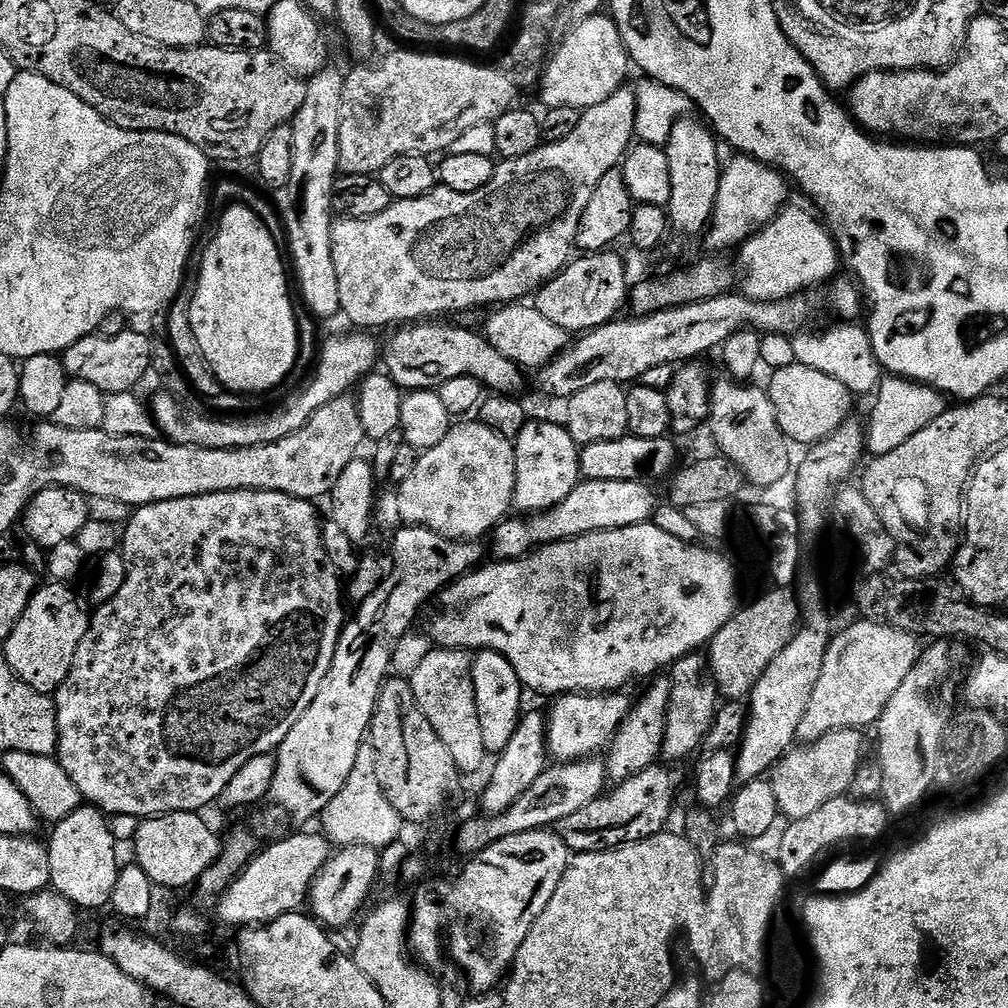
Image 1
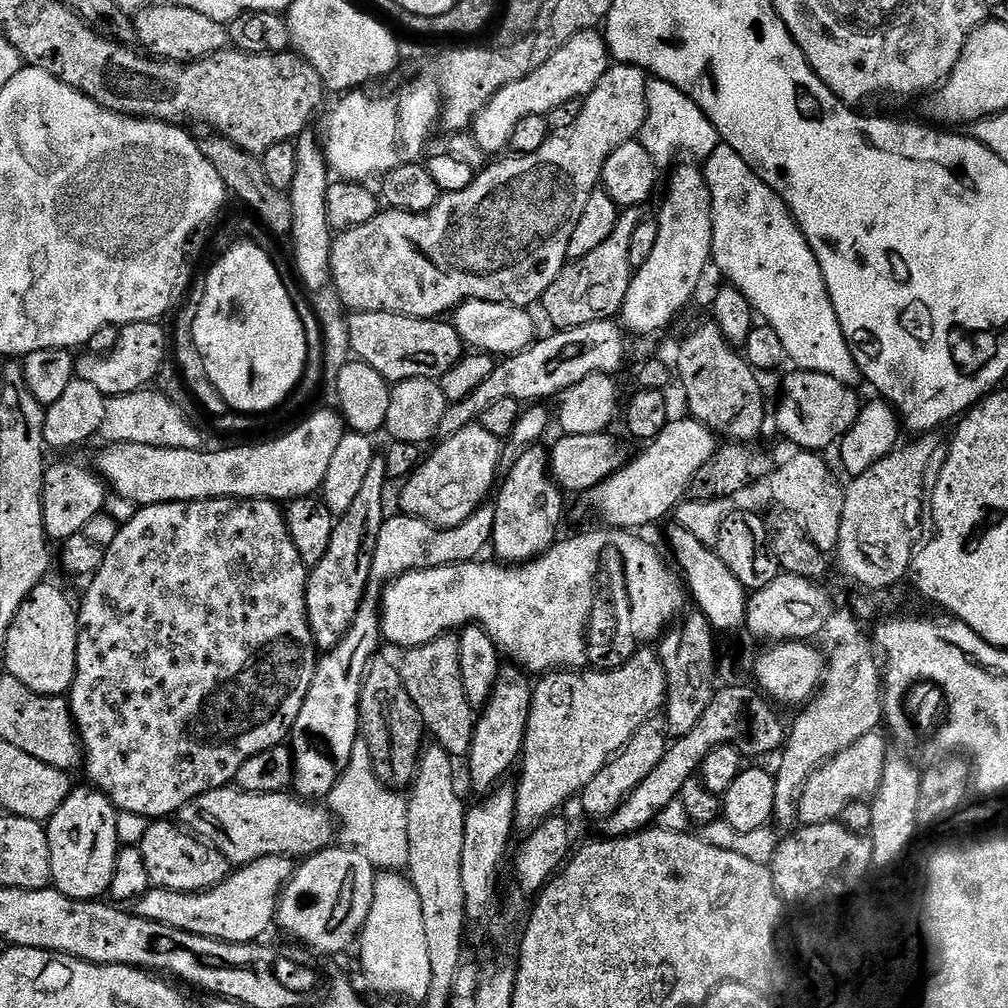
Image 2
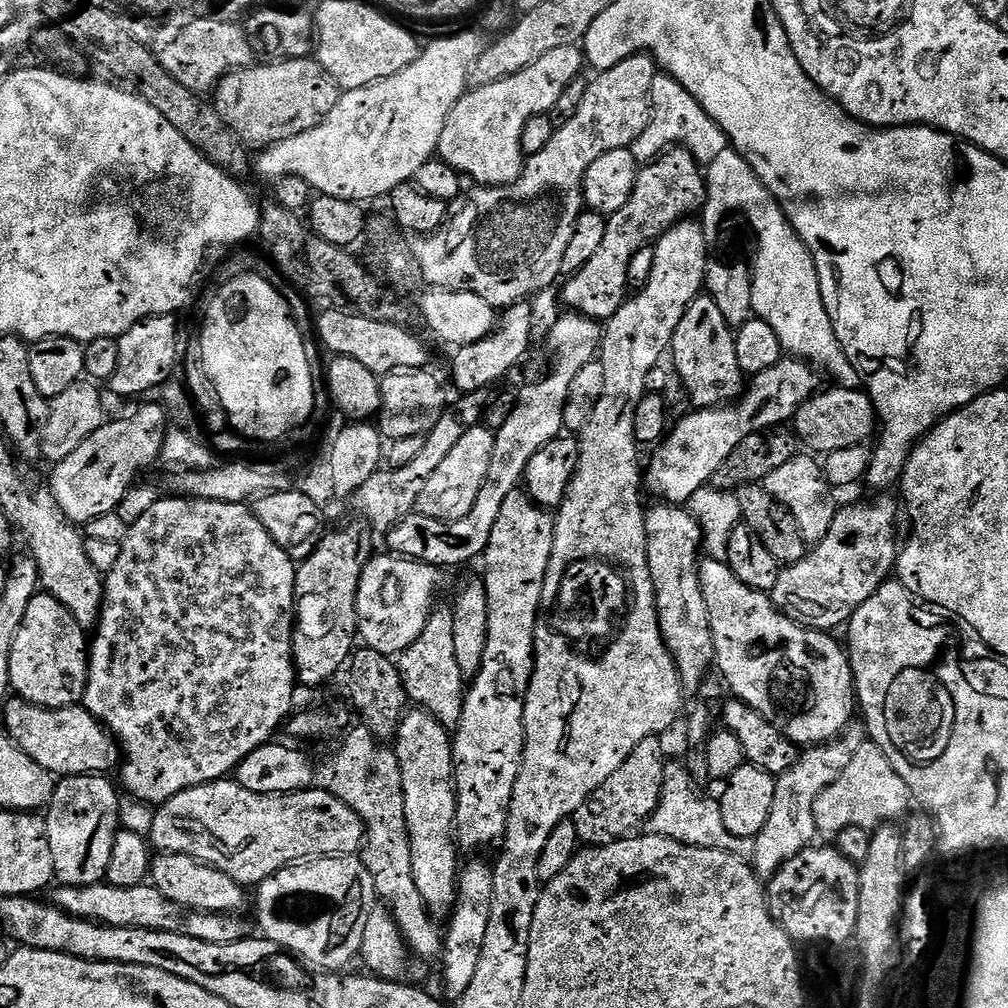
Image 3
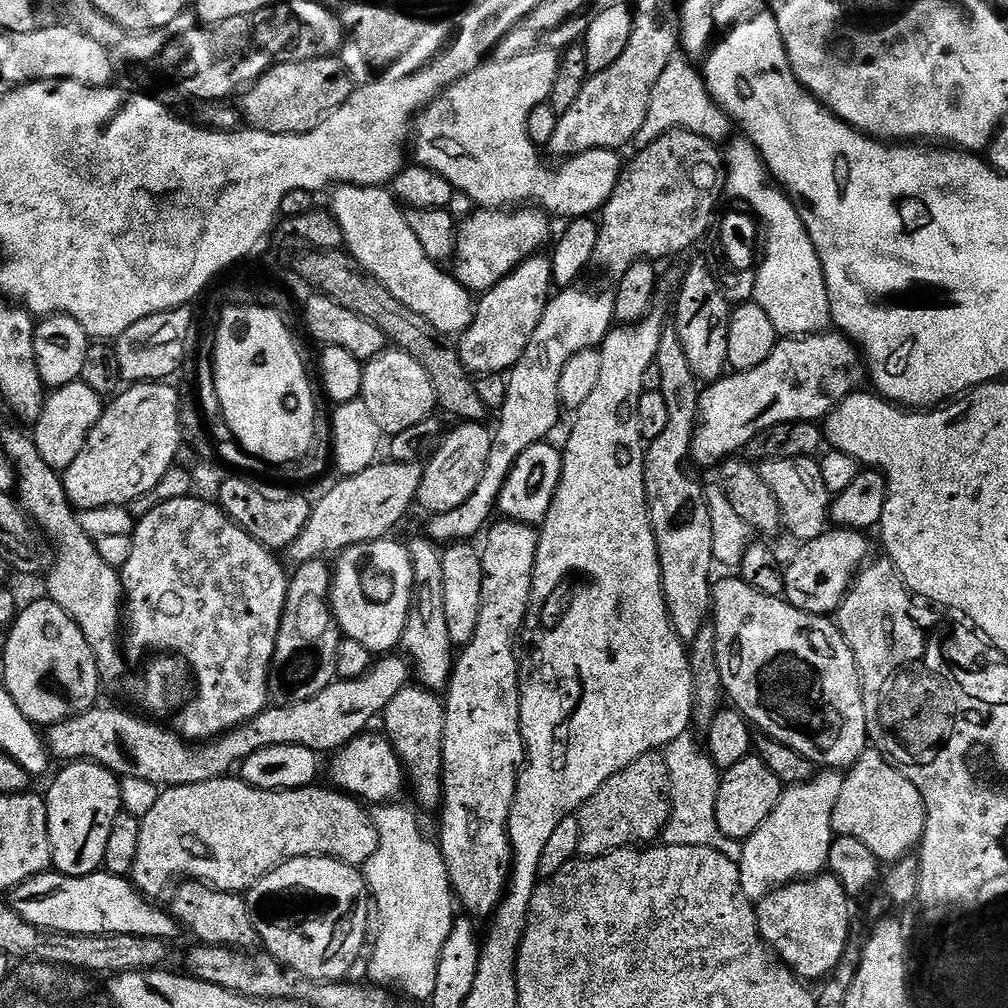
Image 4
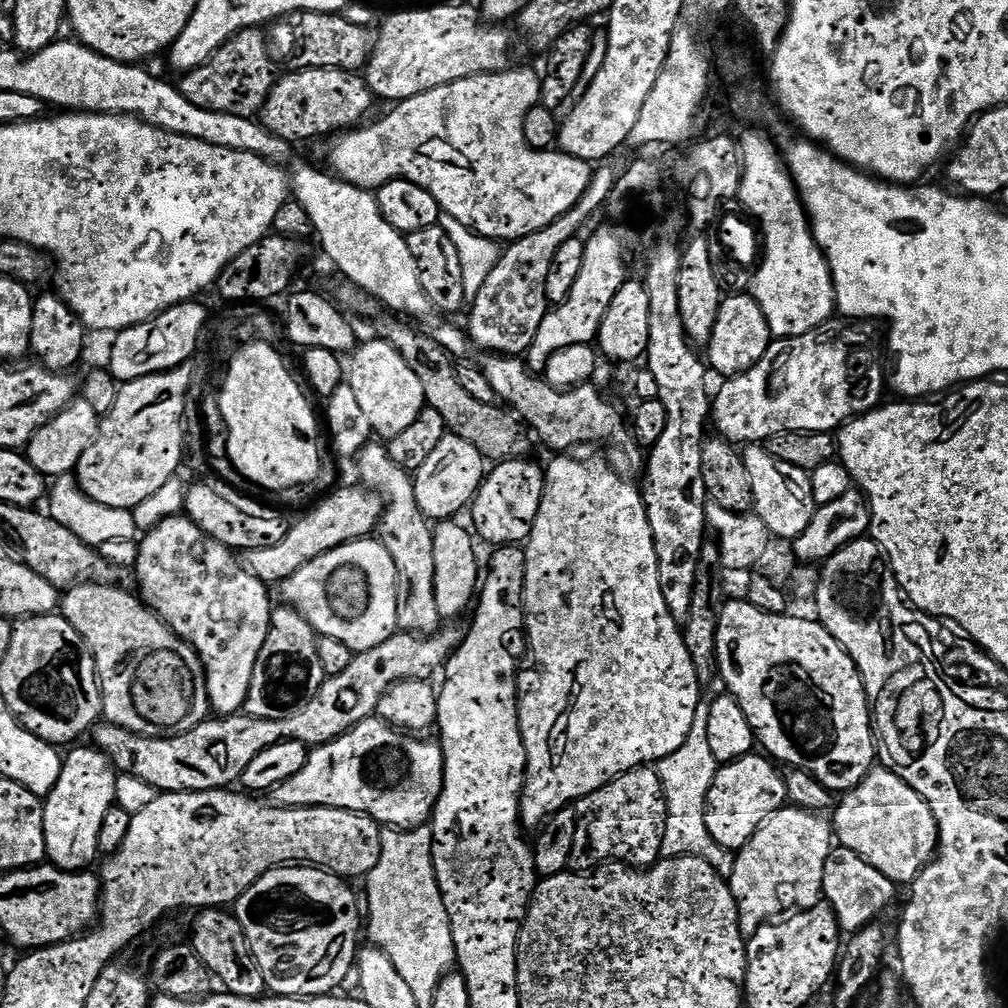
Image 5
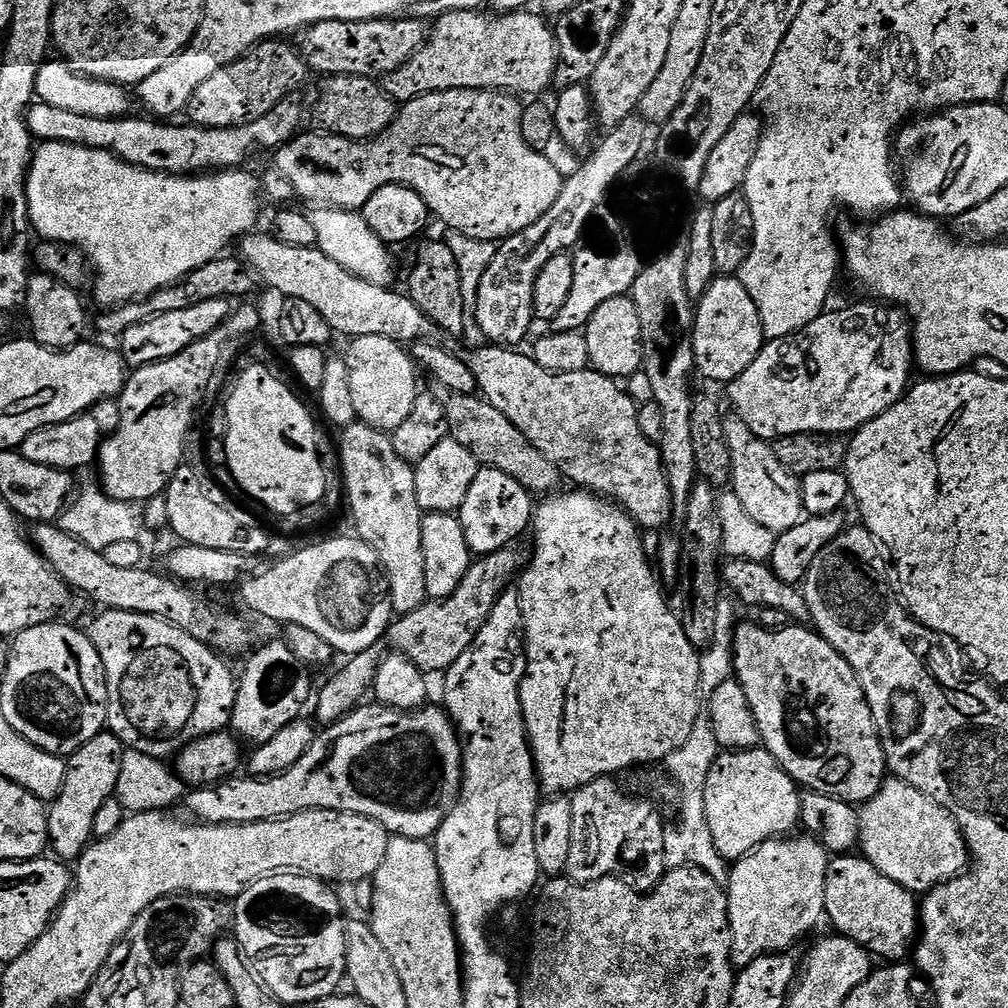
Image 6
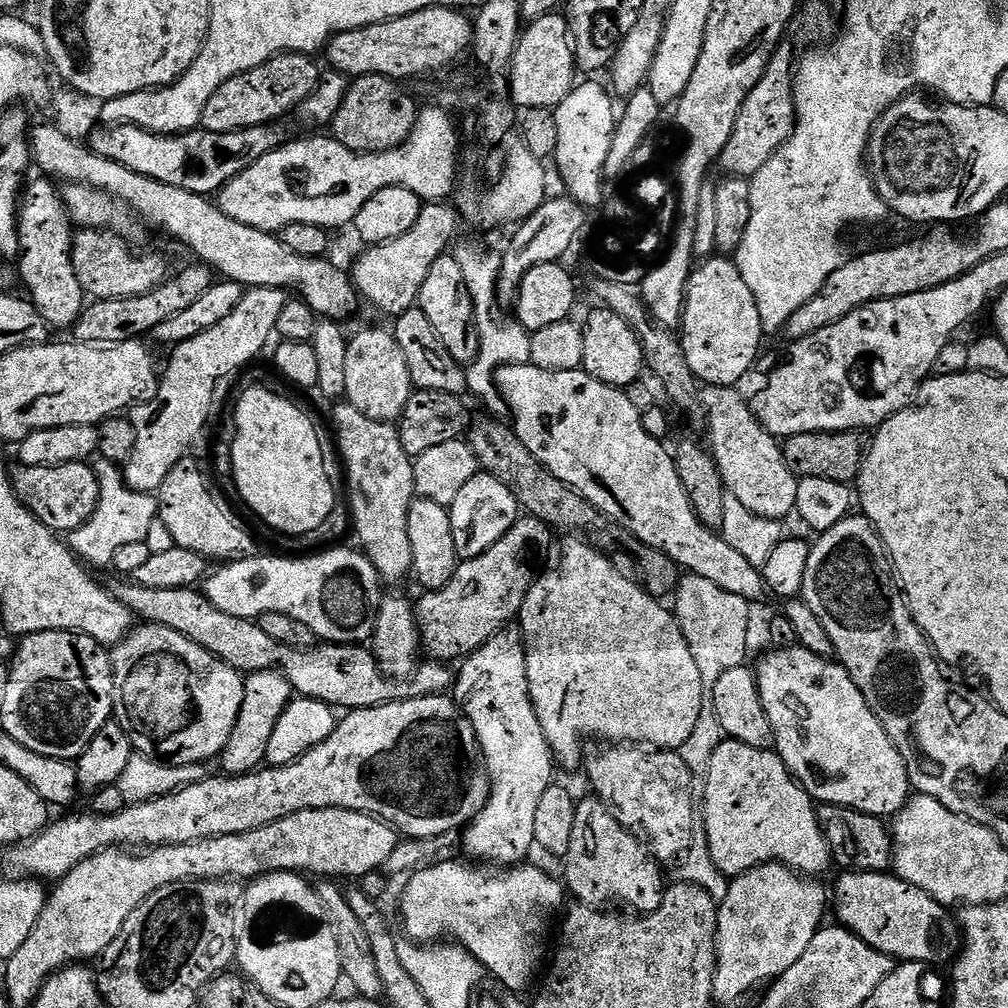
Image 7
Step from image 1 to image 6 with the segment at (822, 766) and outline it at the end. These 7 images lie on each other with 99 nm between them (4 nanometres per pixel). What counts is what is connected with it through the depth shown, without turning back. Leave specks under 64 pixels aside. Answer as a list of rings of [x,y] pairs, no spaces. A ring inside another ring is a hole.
[[[885,779],[878,794],[864,803],[859,813],[858,846],[864,859],[906,890],[927,894],[969,867],[968,843],[964,841],[956,819],[941,804],[905,780]]]

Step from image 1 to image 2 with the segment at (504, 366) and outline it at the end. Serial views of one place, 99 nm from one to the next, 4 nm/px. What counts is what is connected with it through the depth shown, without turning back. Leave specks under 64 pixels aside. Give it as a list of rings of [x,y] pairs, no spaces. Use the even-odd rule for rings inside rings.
[[[352,312],[347,317],[351,355],[366,362],[389,382],[426,378],[439,381],[466,355],[466,345],[452,322],[444,318],[419,320],[403,312]]]

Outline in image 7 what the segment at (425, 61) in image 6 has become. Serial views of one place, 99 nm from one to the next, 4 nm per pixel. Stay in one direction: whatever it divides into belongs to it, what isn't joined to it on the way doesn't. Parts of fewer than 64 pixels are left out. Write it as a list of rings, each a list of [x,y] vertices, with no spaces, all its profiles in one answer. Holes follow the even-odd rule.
[[[553,14],[531,21],[521,31],[520,40],[516,43],[516,57],[512,59],[510,71],[510,95],[517,109],[551,108],[555,109],[572,91],[578,80],[578,69],[568,30],[567,19],[563,15]]]

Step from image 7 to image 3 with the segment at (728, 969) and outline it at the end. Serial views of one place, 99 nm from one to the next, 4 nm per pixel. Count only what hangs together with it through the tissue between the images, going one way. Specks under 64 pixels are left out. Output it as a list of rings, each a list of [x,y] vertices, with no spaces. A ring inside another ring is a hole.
[[[853,722],[844,729],[843,733],[827,744],[808,746],[800,752],[800,761],[786,774],[776,777],[774,790],[774,807],[770,809],[770,818],[766,818],[766,826],[754,839],[756,849],[751,863],[756,869],[757,876],[771,878],[782,865],[790,862],[794,854],[809,847],[818,833],[814,822],[814,804],[818,802],[818,794],[826,790],[835,780],[842,778],[842,770],[850,766],[854,754],[866,743],[866,728],[863,723]]]

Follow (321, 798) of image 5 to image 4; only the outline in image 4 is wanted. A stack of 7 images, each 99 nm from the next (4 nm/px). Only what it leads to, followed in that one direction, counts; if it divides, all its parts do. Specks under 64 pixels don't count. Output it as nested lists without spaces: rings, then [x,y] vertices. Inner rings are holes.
[[[361,734],[345,744],[331,757],[332,760],[332,784],[333,789],[347,794],[357,801],[363,802],[368,806],[379,806],[381,804],[390,804],[401,799],[400,795],[406,792],[406,773],[404,765],[400,763],[399,756],[392,748],[392,743],[383,735],[368,736],[369,734]]]

